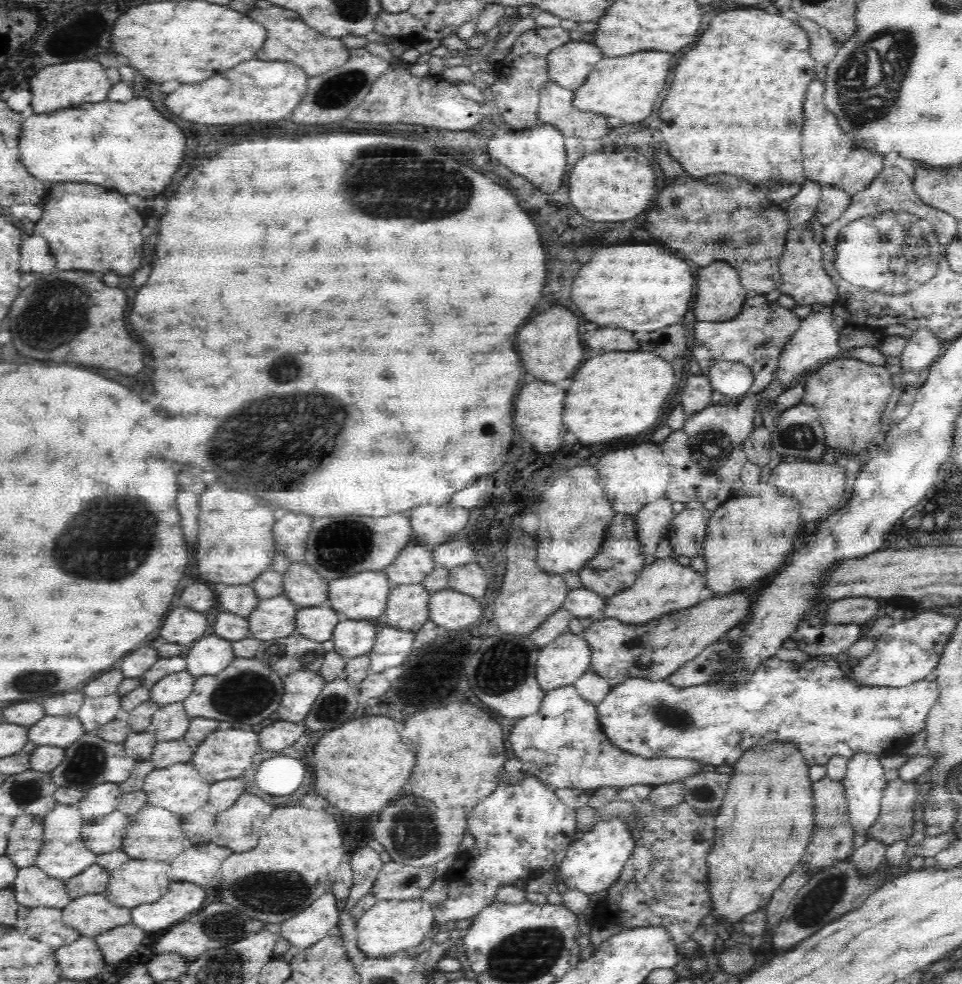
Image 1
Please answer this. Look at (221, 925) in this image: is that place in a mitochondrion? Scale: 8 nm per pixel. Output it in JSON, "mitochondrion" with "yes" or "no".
{"mitochondrion":"yes"}

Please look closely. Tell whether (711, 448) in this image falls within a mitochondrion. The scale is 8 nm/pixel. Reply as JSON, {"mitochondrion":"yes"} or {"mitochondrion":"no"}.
{"mitochondrion":"yes"}

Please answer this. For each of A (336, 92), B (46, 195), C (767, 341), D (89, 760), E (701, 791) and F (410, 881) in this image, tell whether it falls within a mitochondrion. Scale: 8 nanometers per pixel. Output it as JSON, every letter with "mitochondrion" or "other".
{"A":"mitochondrion","B":"other","C":"mitochondrion","D":"mitochondrion","E":"mitochondrion","F":"mitochondrion"}

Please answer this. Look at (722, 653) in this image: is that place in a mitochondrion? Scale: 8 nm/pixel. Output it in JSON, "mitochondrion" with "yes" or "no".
{"mitochondrion":"yes"}

